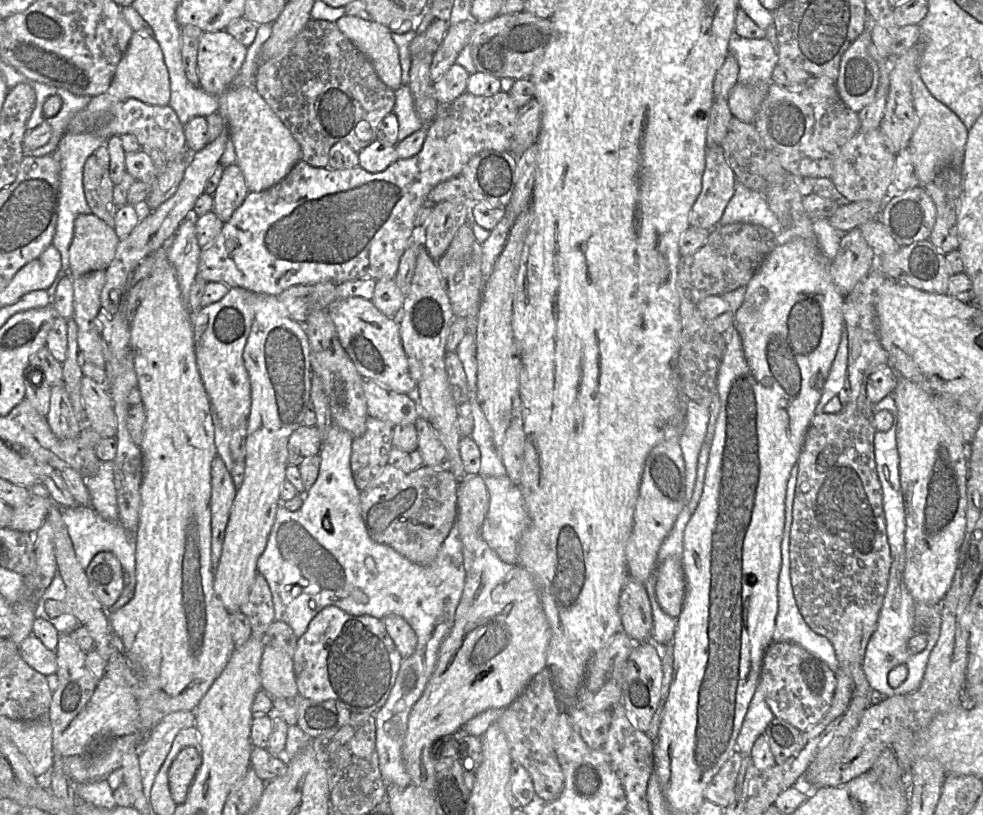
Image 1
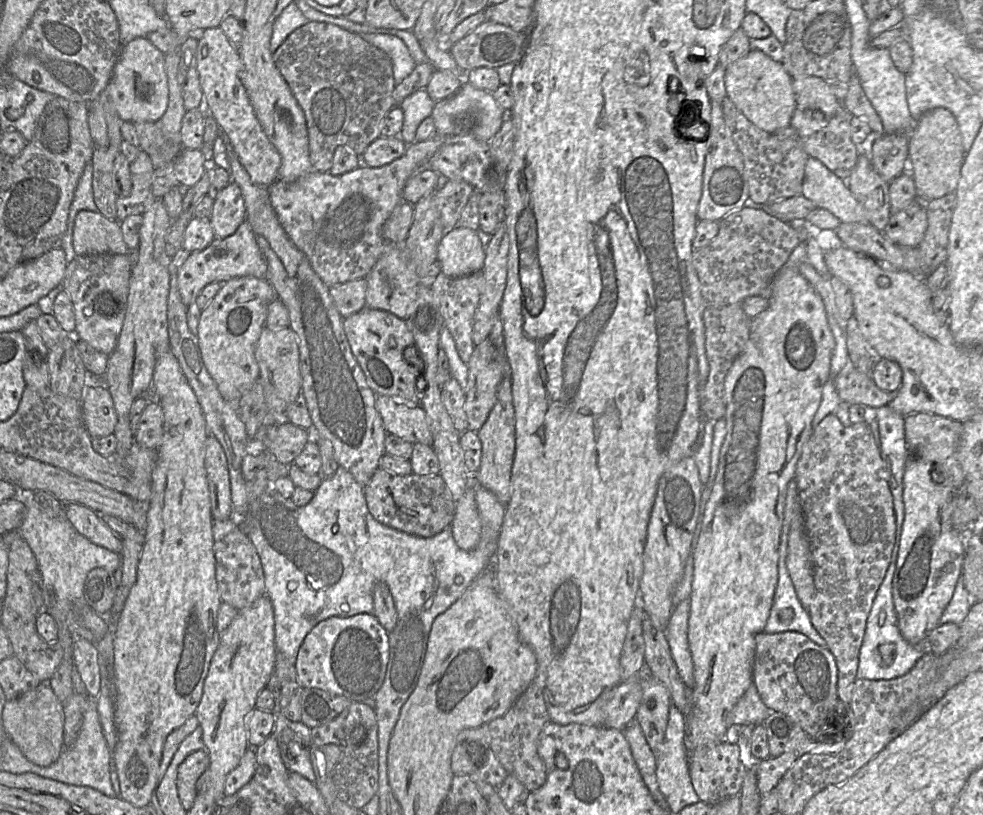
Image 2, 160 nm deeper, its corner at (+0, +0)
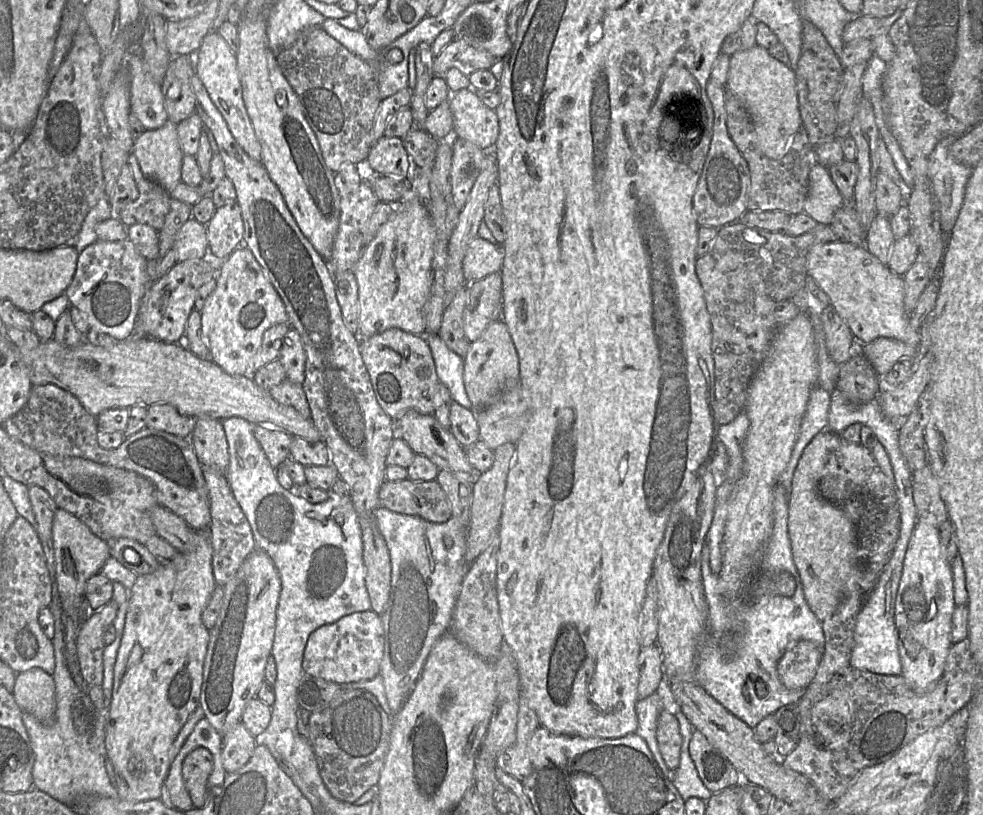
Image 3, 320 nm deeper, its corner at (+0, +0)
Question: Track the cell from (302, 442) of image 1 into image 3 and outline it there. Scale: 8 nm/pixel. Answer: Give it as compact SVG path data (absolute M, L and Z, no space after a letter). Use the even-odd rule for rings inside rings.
M257 424L253 426L253 433L273 469L276 470L290 458L293 436L288 432L269 430Z

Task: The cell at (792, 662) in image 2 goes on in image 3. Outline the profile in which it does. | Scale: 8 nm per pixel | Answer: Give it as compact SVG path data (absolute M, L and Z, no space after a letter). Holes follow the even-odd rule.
M808 640L790 646L779 659L777 673L789 689L807 688L814 680L823 649Z

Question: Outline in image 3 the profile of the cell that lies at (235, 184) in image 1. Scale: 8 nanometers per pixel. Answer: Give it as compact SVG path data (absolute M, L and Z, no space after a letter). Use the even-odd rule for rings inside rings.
M237 201L216 208L206 225L208 256L225 260L237 247L243 244L244 223Z

